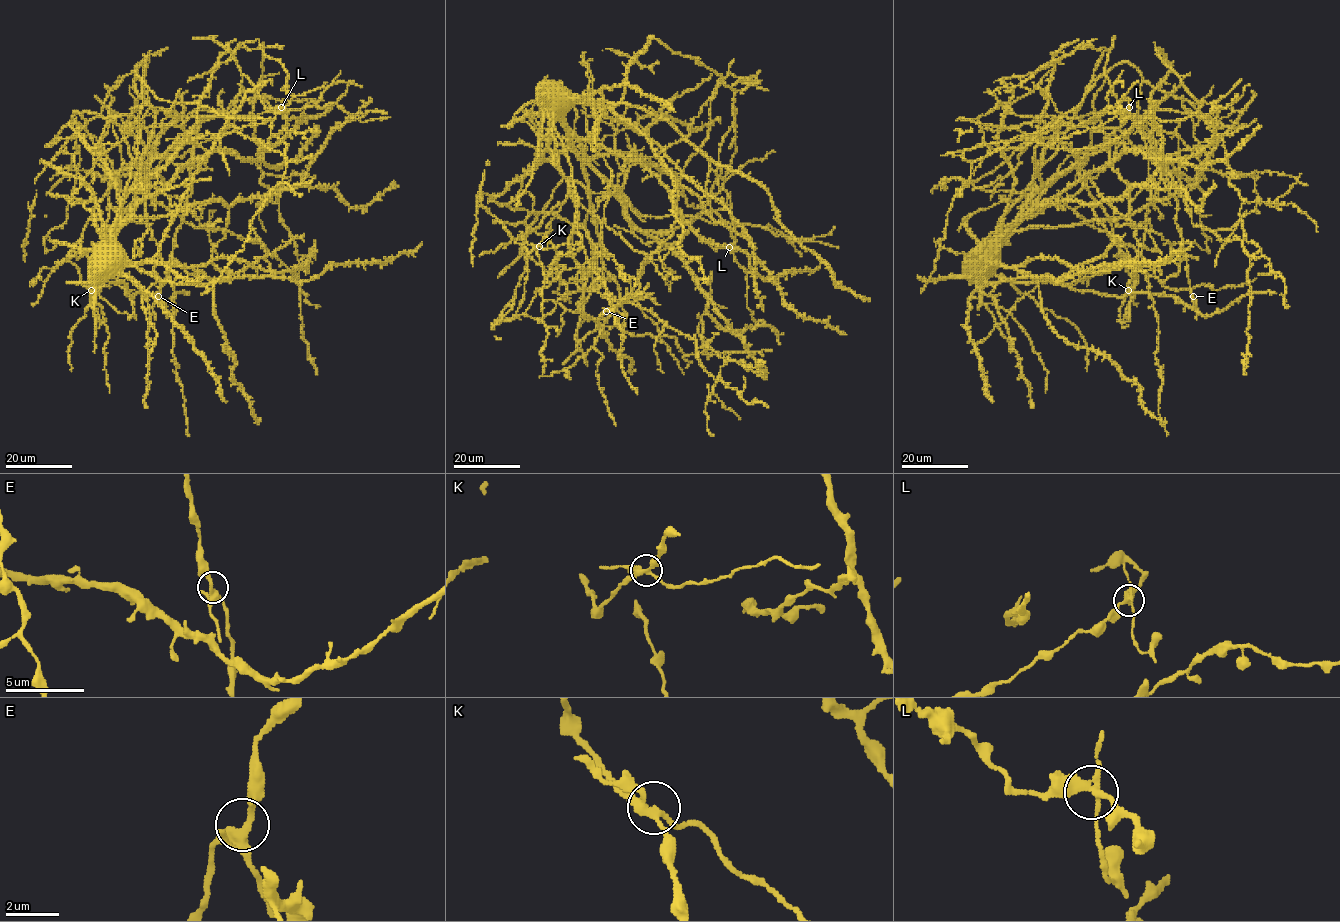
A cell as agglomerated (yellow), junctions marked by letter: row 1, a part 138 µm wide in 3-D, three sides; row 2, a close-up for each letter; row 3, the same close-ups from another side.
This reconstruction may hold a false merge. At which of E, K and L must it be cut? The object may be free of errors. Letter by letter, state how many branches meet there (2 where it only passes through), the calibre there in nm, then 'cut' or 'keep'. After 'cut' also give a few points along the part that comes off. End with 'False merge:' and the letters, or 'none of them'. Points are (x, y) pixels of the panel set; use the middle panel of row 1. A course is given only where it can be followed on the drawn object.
E: 4 branches meet; 280 nm thick; keep
K: 4 branches meet; 240 nm thick; cut; foreign part runs (539, 246), (546, 249), (566, 243), (584, 246)
L: 4 branches meet; 280 nm thick; keep
False merge: K

